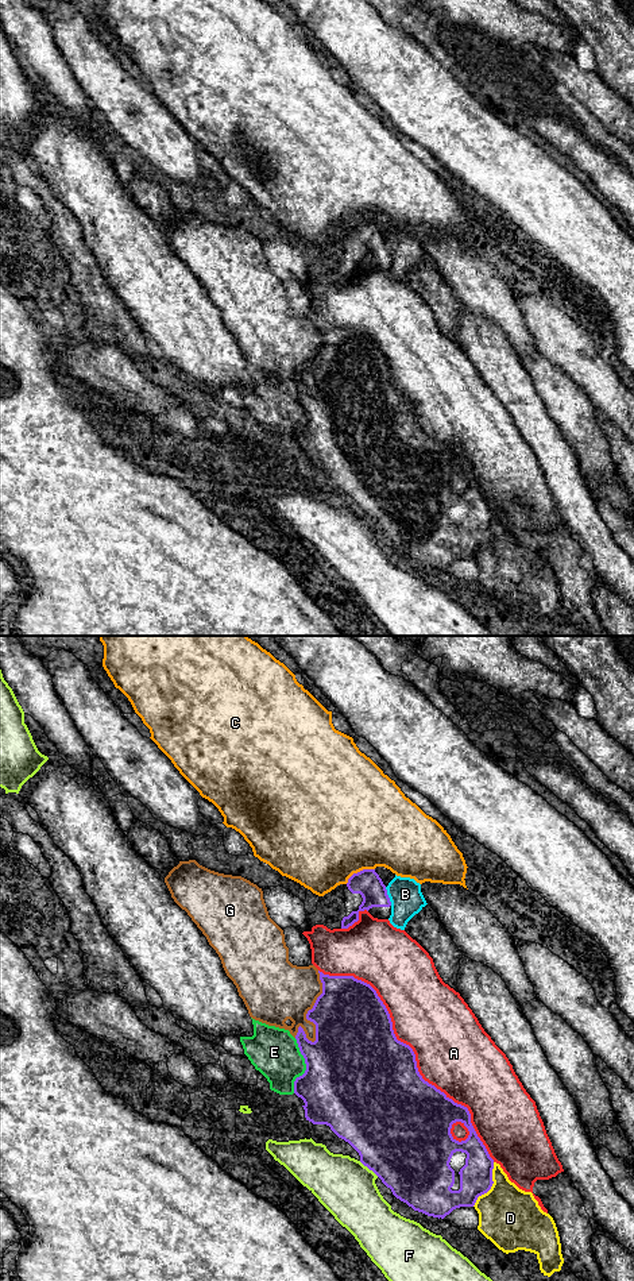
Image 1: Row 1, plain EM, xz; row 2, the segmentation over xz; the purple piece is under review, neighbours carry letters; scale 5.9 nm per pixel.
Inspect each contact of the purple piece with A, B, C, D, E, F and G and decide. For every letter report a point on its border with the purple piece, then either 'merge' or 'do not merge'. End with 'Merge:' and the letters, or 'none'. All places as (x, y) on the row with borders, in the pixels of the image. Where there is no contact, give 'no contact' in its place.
A: xz (413, 1053) | do not merge
B: xz (387, 896) | do not merge
C: xz (360, 871) | do not merge
D: xz (491, 1185) | do not merge
E: xz (306, 1067) | do not merge
F: xz (368, 1168) | do not merge
G: xz (313, 1007) | do not merge
Merge: none

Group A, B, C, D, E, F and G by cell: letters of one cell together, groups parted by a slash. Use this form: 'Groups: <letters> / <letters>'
Groups: A / B D / C / E / F / G

